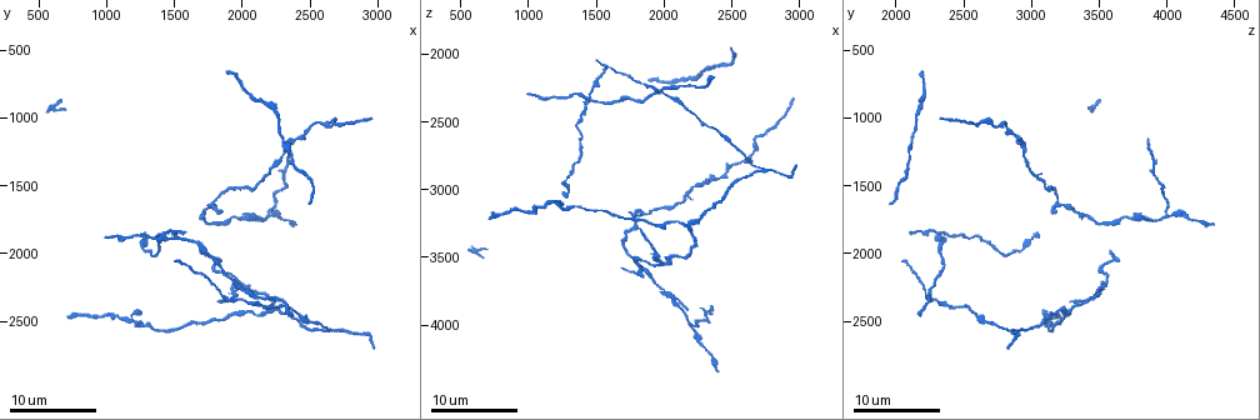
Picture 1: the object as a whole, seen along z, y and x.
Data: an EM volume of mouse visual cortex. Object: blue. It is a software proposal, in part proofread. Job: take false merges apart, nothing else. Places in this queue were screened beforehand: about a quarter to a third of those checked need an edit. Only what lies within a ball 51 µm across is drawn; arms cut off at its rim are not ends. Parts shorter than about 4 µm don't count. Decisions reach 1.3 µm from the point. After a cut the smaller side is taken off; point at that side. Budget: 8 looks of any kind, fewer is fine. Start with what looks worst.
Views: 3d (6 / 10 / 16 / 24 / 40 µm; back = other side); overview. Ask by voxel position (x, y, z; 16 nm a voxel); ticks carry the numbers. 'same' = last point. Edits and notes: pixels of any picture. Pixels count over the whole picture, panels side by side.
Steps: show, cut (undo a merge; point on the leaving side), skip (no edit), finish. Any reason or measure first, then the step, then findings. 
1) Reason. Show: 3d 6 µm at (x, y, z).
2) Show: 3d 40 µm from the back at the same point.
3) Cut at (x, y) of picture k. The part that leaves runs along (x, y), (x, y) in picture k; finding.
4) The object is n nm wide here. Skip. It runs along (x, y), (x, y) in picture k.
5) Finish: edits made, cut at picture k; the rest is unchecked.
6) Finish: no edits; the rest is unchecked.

Looks like a crossing. Show: 3d 16 µm at (1420, 1840, 2320).

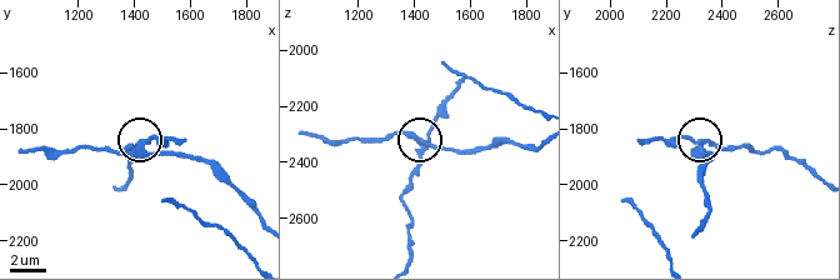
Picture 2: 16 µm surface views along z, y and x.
5 arms meet here. Cut at (155, 136) of picture 2. The part that leaves runs along (705, 143), (784, 151), (815, 169) in picture 2; a second neuron is stuck on.

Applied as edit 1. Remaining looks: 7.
Show: overview.

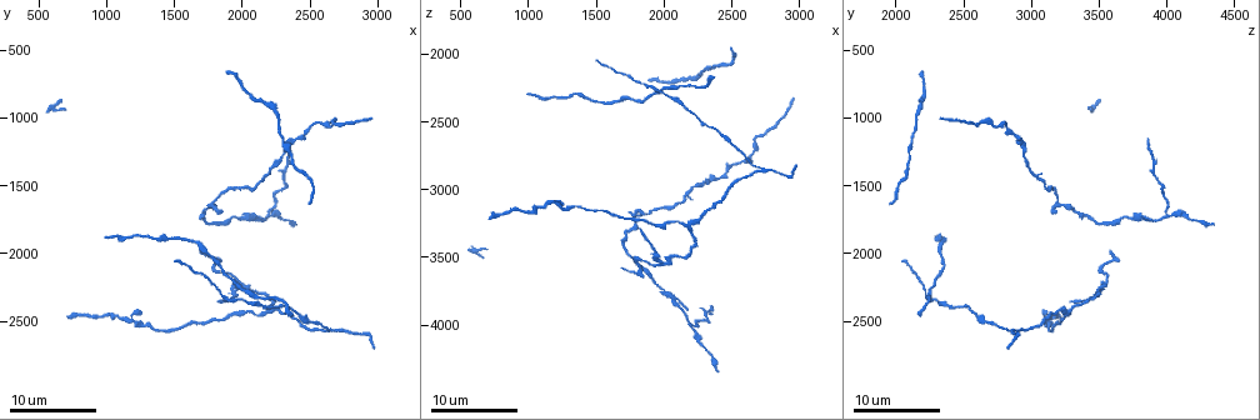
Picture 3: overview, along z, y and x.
Arms part here. Show: 3d 16 µm at (2180, 1720, 4000).

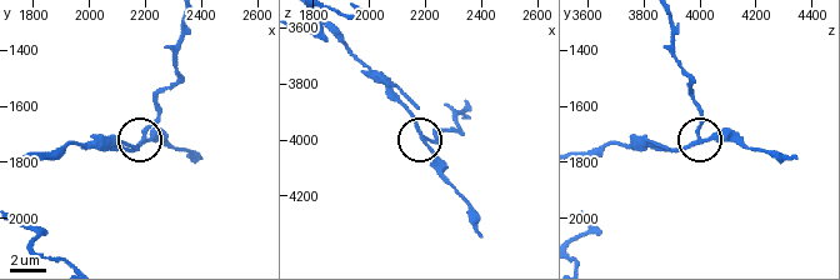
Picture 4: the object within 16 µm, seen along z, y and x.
The object is 180 nm wide here. Skip. One neuron here.

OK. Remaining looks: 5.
Thin arm on a thick one. Show: 3d 10 µm at (1760, 1620, 3200).

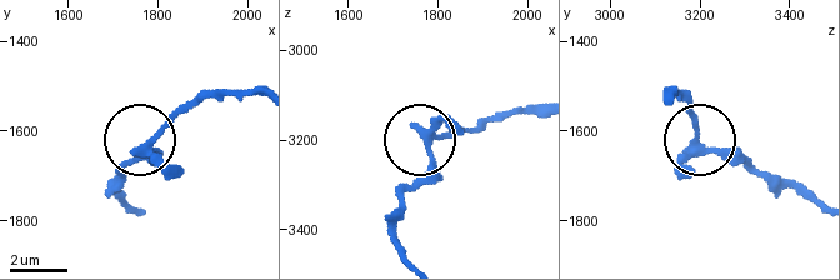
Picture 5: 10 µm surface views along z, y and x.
3 arms meet here. Skip. One neuron here.

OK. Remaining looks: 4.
Side arm on a straight run. Show: 3d 10 µm at (2180, 2400, 3300).

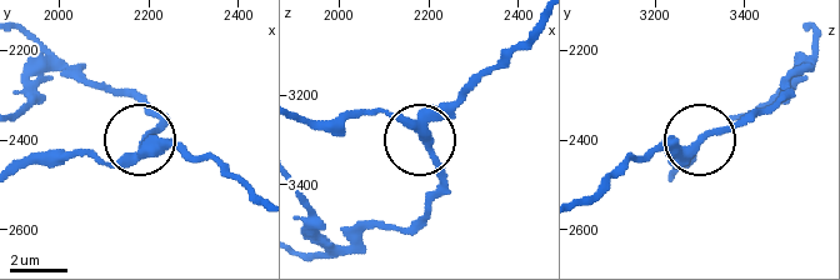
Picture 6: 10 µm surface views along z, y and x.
Skip. It runs along (483, 75), (423, 134), (365, 108) in picture 6; continuous, no second neuron.

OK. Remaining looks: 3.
Finish: edits made, cut at picture 2; the rest is unchecked.

